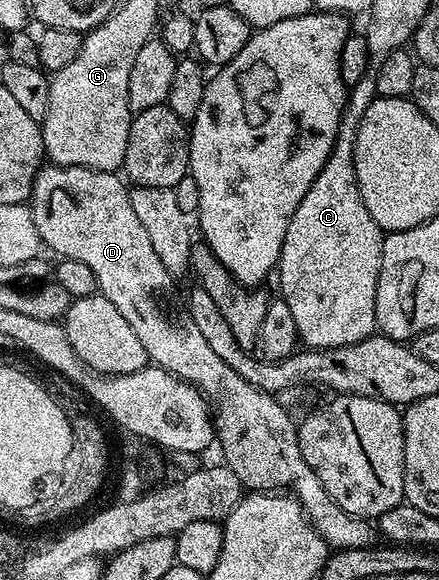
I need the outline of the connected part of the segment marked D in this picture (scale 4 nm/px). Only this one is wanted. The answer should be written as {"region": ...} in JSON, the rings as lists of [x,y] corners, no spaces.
{"region":[[[53,163],[40,168],[29,201],[40,241],[46,247],[48,244],[56,252],[56,257],[85,262],[85,266],[93,270],[93,275],[97,277],[98,295],[109,298],[109,302],[113,302],[113,306],[117,306],[117,311],[125,317],[125,322],[133,326],[141,346],[145,346],[148,361],[154,367],[164,368],[165,371],[179,376],[186,384],[195,385],[203,393],[203,399],[212,405],[220,404],[220,408],[215,408],[213,412],[217,448],[219,444],[220,450],[223,451],[222,463],[226,464],[229,470],[233,470],[233,474],[237,474],[244,489],[251,492],[286,490],[299,501],[308,522],[315,527],[317,534],[321,534],[328,549],[372,547],[372,525],[370,528],[367,525],[370,523],[362,516],[354,516],[341,510],[341,506],[337,506],[337,502],[329,498],[329,490],[321,486],[321,478],[313,474],[309,462],[305,462],[301,454],[296,421],[291,421],[290,414],[275,401],[278,399],[272,393],[263,392],[257,386],[245,382],[245,378],[241,378],[237,370],[233,370],[218,355],[213,354],[212,347],[205,342],[204,335],[197,330],[197,326],[190,322],[178,324],[163,309],[163,300],[159,295],[169,279],[168,270],[161,258],[157,258],[157,250],[153,250],[153,241],[133,210],[128,185],[122,179],[119,181],[119,178],[114,172],[102,172],[92,168],[63,168],[60,164]]]}

